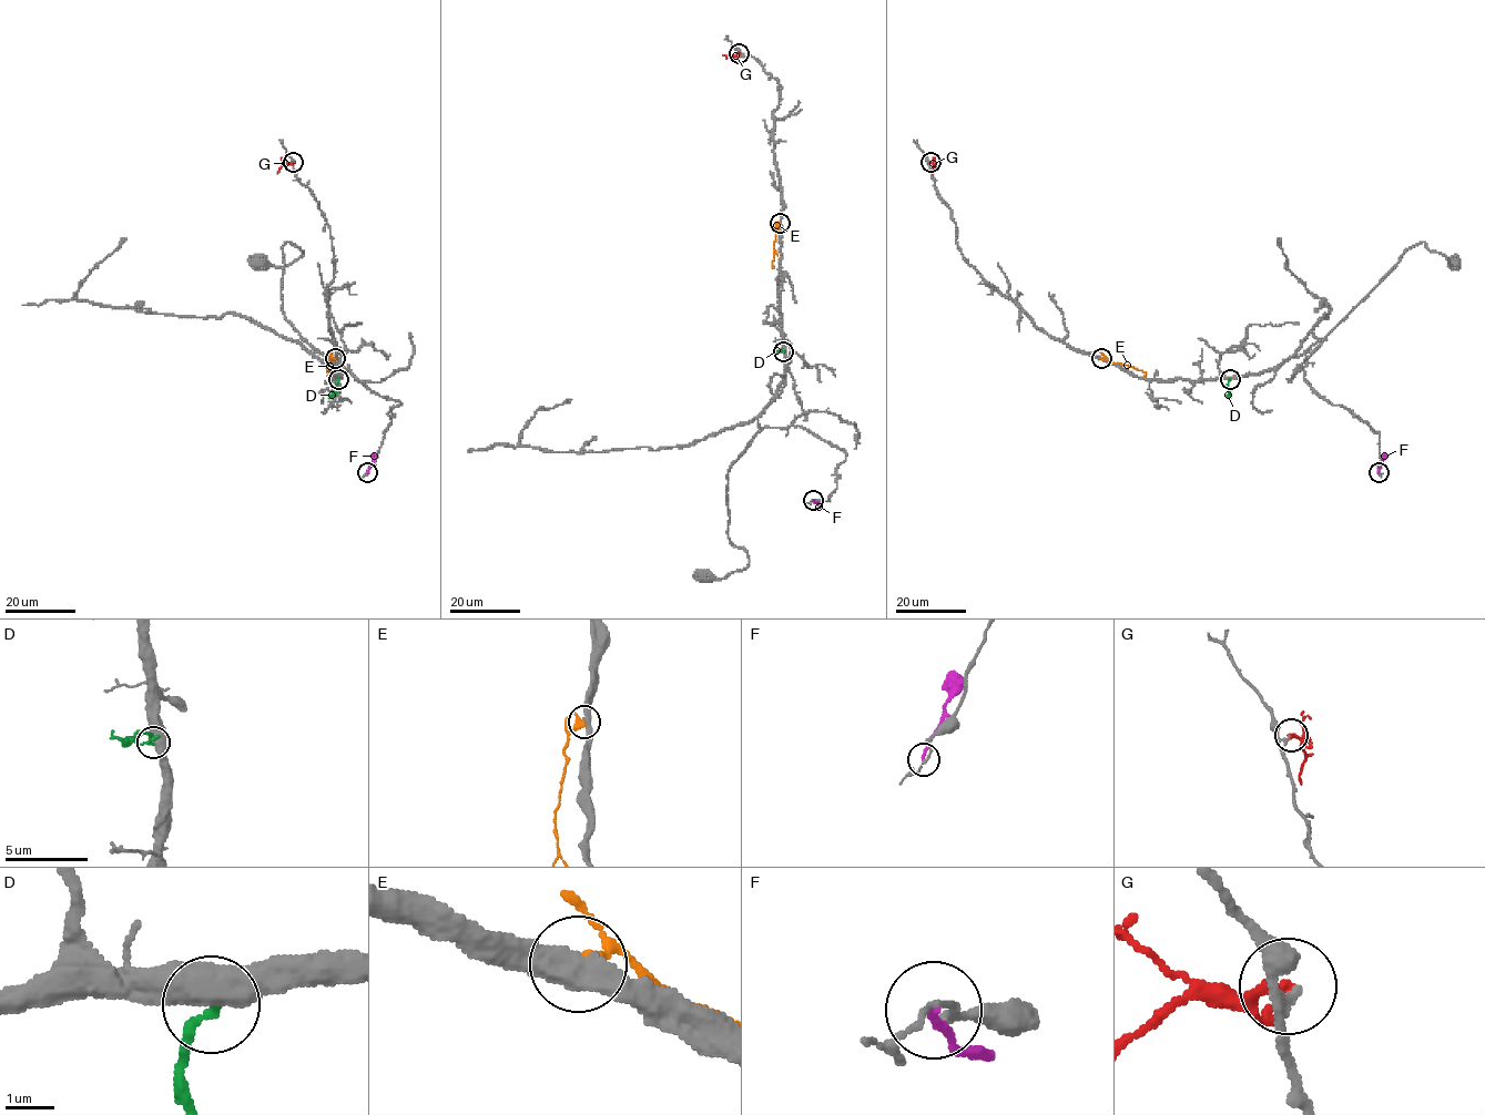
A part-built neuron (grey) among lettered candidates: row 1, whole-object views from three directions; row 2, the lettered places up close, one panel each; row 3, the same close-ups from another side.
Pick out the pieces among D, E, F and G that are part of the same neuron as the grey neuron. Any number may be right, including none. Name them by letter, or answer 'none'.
D

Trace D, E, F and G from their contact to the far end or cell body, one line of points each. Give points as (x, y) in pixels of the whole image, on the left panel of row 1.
D: (338, 379), (334, 394), (329, 395)
E: (335, 358), (332, 357), (326, 375)
F: (367, 472), (374, 453)
G: (294, 162), (285, 163), (276, 173)

